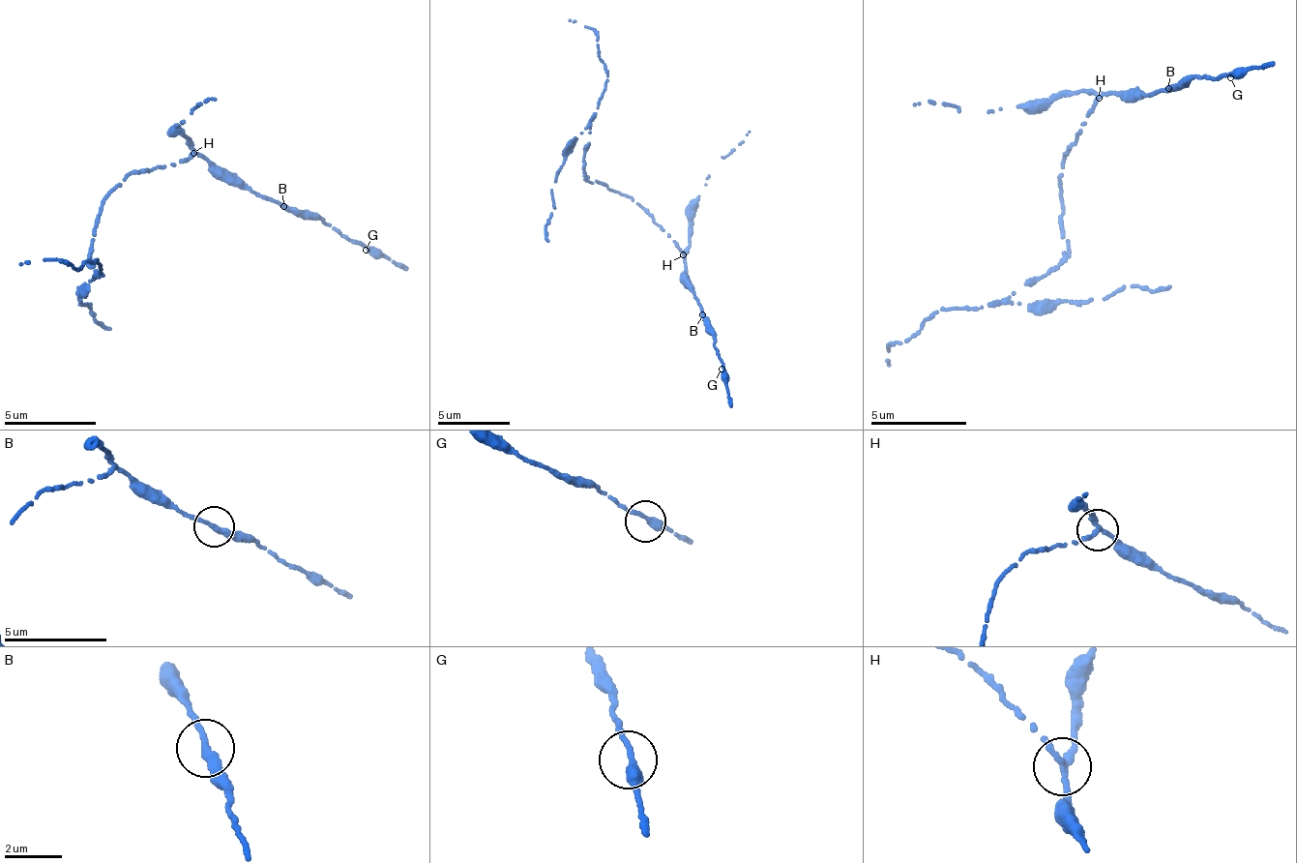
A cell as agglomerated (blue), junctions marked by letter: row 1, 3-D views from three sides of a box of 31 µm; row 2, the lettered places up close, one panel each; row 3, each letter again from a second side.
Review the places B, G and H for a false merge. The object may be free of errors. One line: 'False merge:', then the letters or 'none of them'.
False merge: H

